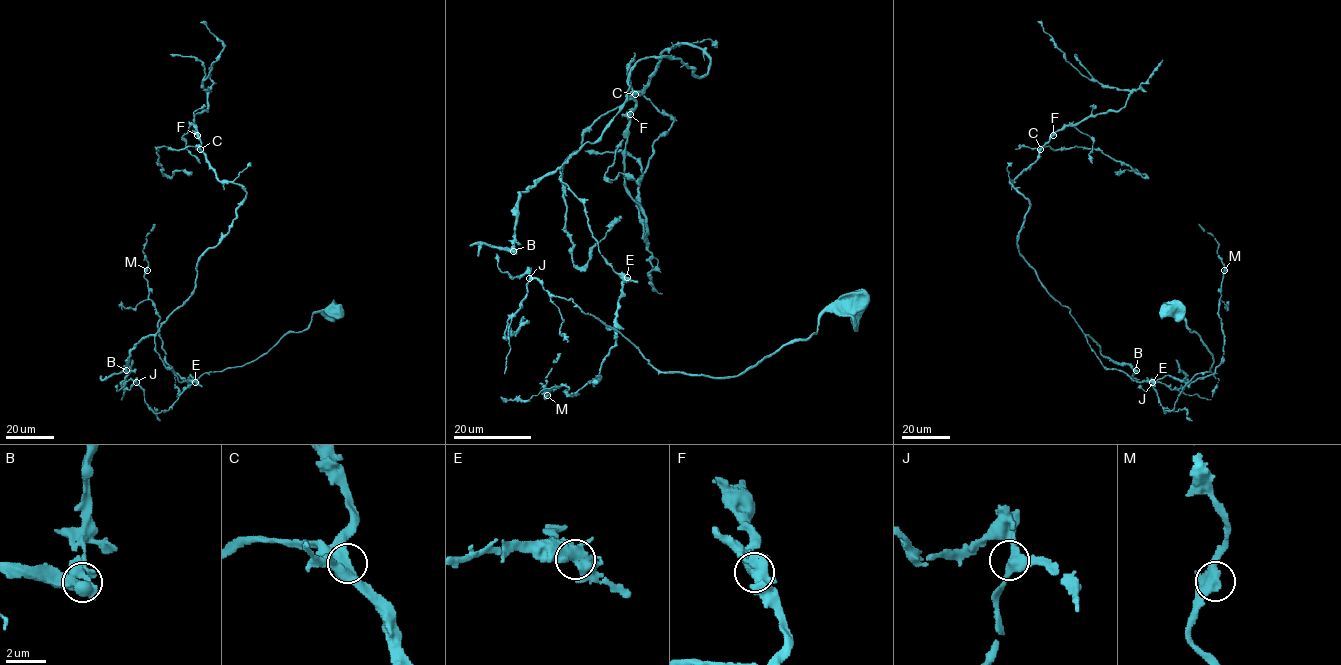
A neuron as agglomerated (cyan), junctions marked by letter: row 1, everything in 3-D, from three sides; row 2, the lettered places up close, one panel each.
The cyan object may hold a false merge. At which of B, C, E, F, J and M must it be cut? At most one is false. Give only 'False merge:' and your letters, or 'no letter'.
False merge: no letter

